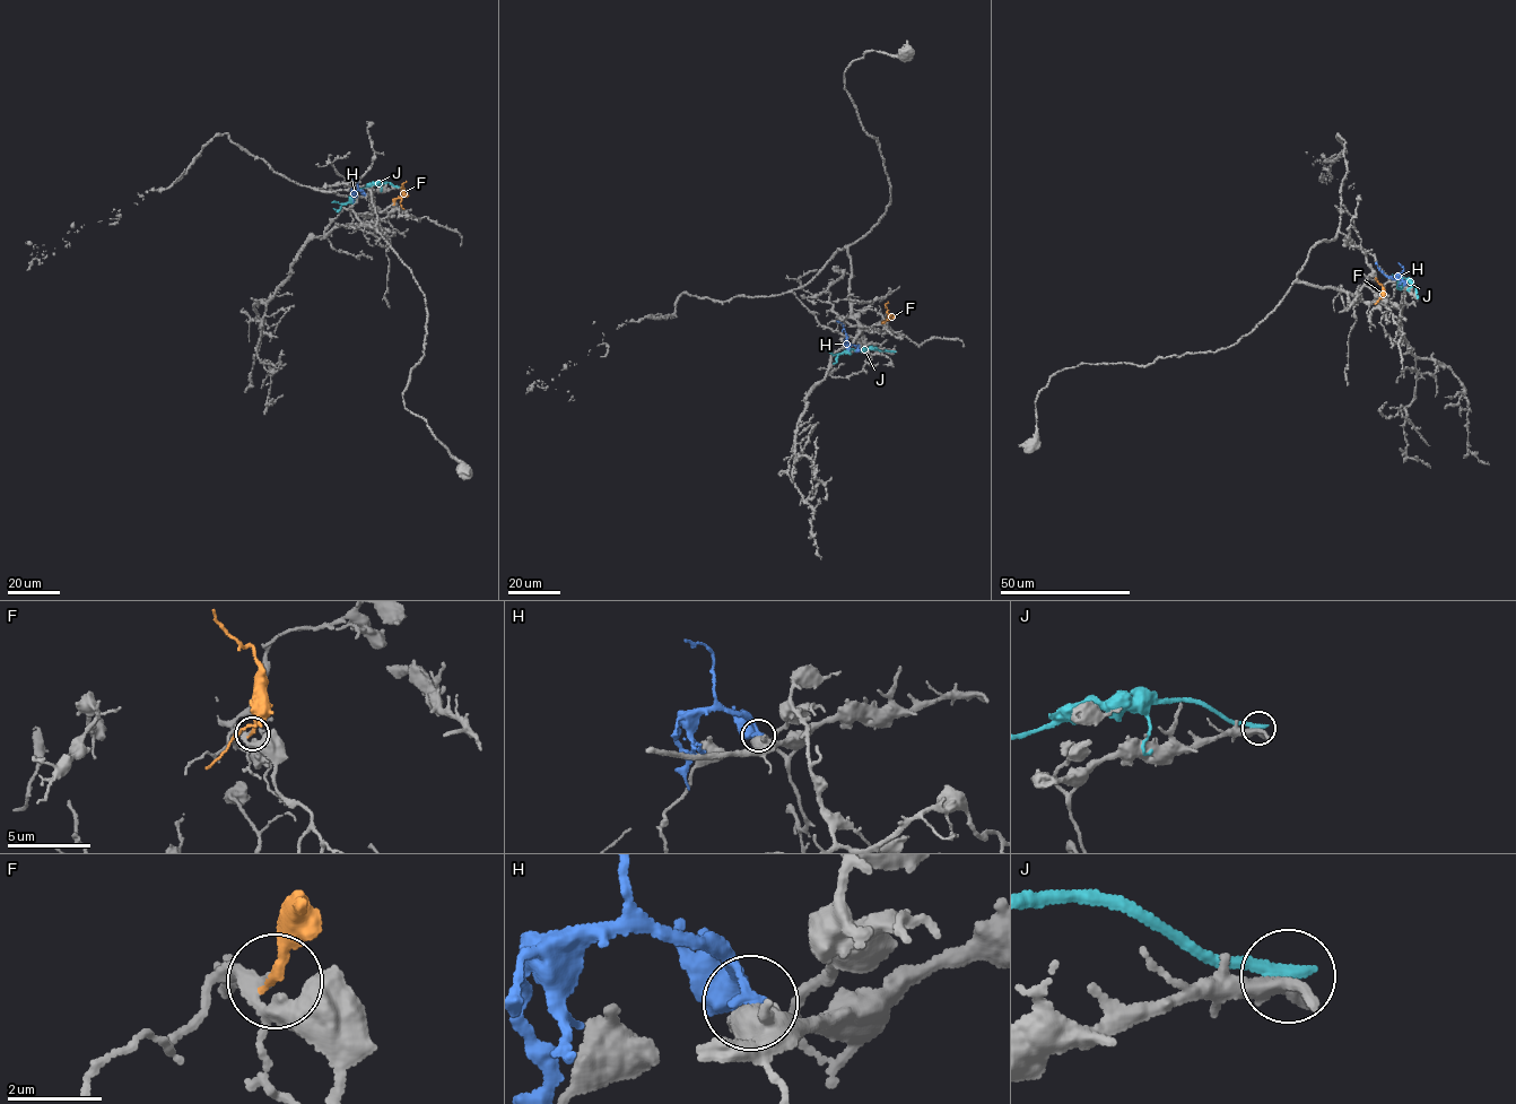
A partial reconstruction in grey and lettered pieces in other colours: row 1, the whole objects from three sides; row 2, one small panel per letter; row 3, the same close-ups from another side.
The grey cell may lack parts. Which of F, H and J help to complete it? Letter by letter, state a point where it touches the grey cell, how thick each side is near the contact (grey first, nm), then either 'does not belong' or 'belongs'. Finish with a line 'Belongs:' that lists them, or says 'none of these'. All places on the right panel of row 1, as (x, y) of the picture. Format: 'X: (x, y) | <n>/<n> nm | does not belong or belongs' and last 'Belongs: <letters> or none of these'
F: (1382, 298) | 220/240 nm | belongs
H: (1400, 283) | 550/220 nm | does not belong
J: (1417, 298) | 320/320 nm | does not belong
Belongs: F

